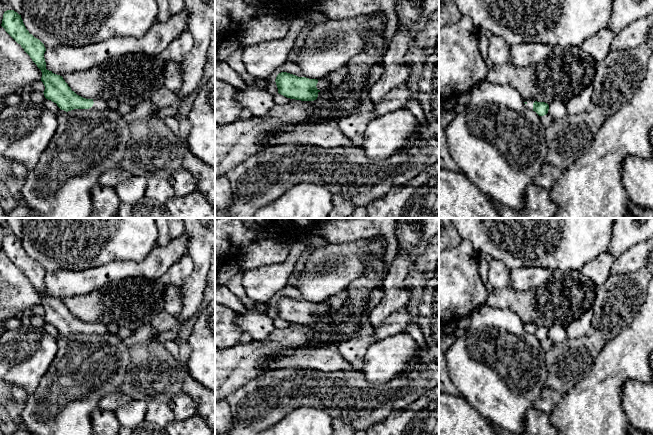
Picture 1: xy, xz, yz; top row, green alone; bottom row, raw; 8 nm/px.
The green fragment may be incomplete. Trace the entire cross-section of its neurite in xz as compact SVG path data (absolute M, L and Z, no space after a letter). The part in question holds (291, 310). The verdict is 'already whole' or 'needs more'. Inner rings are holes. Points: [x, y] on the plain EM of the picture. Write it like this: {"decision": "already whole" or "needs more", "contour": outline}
{"decision": "needs more", "contour": "M281 296L276 301L278 317L295 324L314 325L318 317L331 311L329 303L309 303Z"}

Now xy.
{"decision": "needs more", "contour": "M7 234L3 238L1 250L24 273L32 285L42 296L41 305L45 310L44 320L56 327L66 336L74 333L108 334L107 325L101 323L86 323L77 319L62 300L46 293L44 268L26 253L21 239L14 234Z"}

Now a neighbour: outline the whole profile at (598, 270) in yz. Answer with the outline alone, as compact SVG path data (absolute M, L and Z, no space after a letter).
M607 253L600 254L592 261L586 263L581 269L582 274L592 280L597 287L603 286L611 275L615 257Z

